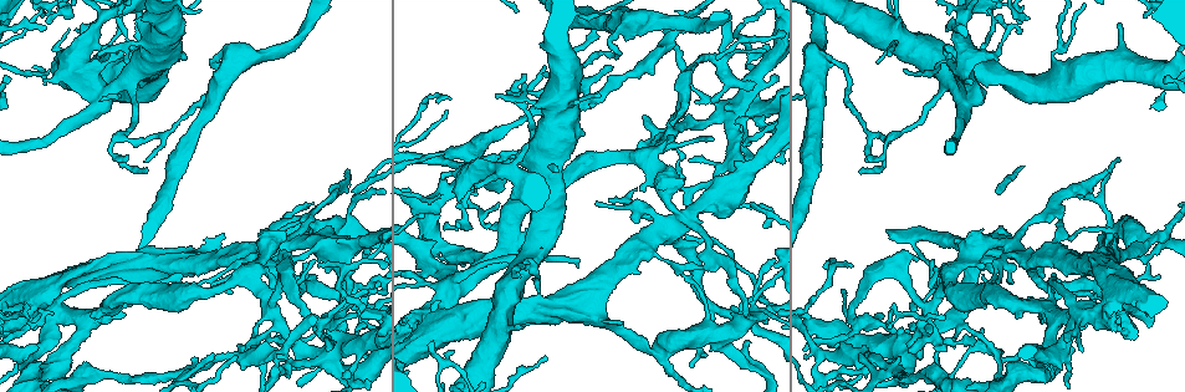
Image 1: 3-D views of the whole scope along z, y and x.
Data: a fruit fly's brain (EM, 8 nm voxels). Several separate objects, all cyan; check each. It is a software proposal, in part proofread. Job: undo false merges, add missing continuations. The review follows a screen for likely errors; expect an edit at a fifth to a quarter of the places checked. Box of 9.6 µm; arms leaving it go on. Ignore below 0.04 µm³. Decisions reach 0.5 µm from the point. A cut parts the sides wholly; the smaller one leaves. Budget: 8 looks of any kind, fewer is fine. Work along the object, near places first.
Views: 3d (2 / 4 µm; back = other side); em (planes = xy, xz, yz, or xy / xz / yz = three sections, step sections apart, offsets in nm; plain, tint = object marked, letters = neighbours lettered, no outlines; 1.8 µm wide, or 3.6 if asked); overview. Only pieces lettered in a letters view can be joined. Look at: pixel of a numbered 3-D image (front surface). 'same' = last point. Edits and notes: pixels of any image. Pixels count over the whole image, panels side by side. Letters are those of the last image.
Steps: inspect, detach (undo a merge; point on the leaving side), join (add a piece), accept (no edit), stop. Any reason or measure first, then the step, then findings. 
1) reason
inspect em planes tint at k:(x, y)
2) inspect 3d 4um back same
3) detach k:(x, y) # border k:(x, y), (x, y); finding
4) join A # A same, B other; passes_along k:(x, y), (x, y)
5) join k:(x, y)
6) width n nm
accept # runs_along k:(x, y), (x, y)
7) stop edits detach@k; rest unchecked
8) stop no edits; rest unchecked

arms part here
inspect 3d 4um back at 1:(187, 372)

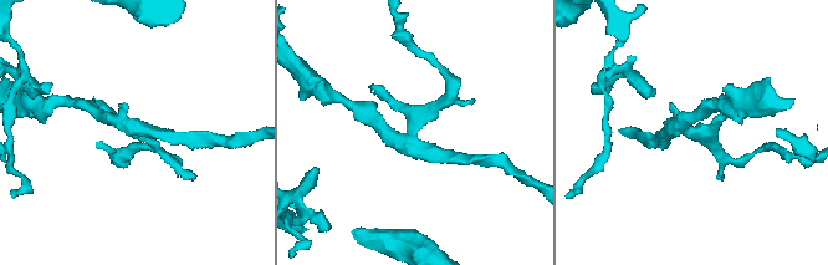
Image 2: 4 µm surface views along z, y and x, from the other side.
inspect em planes letters at 2:(411, 144)

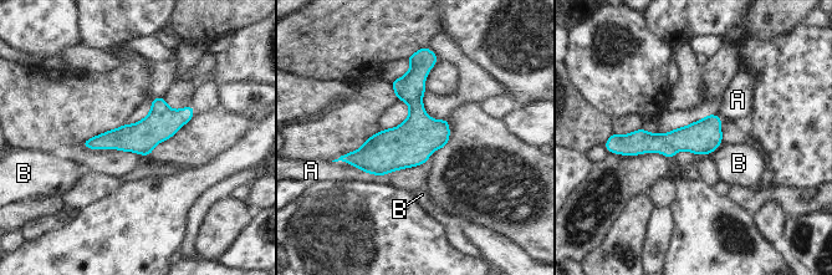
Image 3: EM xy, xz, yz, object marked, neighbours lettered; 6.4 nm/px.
accept # A other, B other; runs_along 3:(422, 64), (416, 120), (345, 158); continuous, no second neuron

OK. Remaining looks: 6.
calibre changes
inspect 3d 4um at 1:(271, 310)

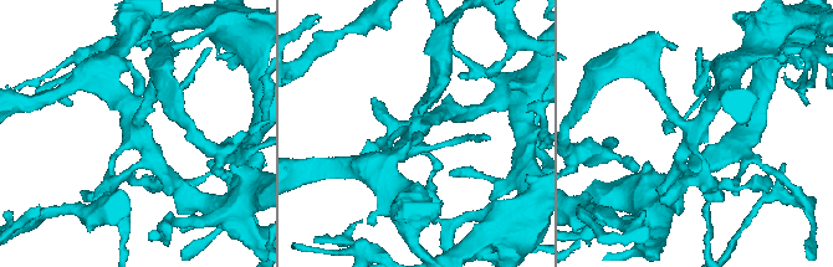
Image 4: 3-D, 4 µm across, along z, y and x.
need the tissue
inspect em xz step 16 tint at 4:(136, 137)

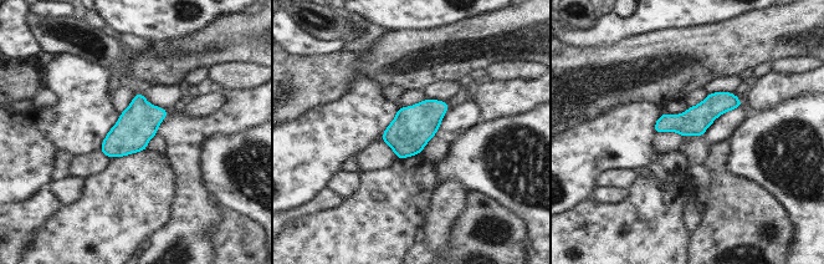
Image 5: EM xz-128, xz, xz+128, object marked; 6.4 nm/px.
inspect em xz step 16 letters same

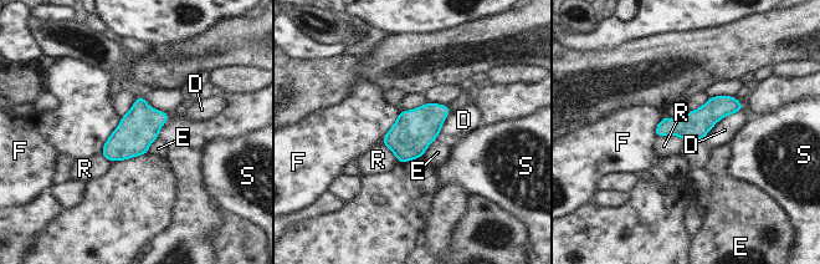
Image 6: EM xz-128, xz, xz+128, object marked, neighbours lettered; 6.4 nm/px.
accept # D other, E other, F other, R other, S other; border 6:(436, 140), (421, 157); continuous, no second neuron

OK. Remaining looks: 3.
thick turns thin
inspect em planes letters at 1:(1058, 45)

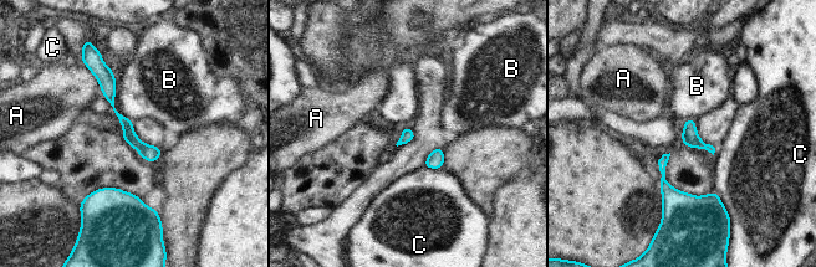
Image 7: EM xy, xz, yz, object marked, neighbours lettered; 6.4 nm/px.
width 90 nm; longest_contact A 260 nm
accept # A other, B other, C other; one neuron here

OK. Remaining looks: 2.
stop no edits; rest unchecked

